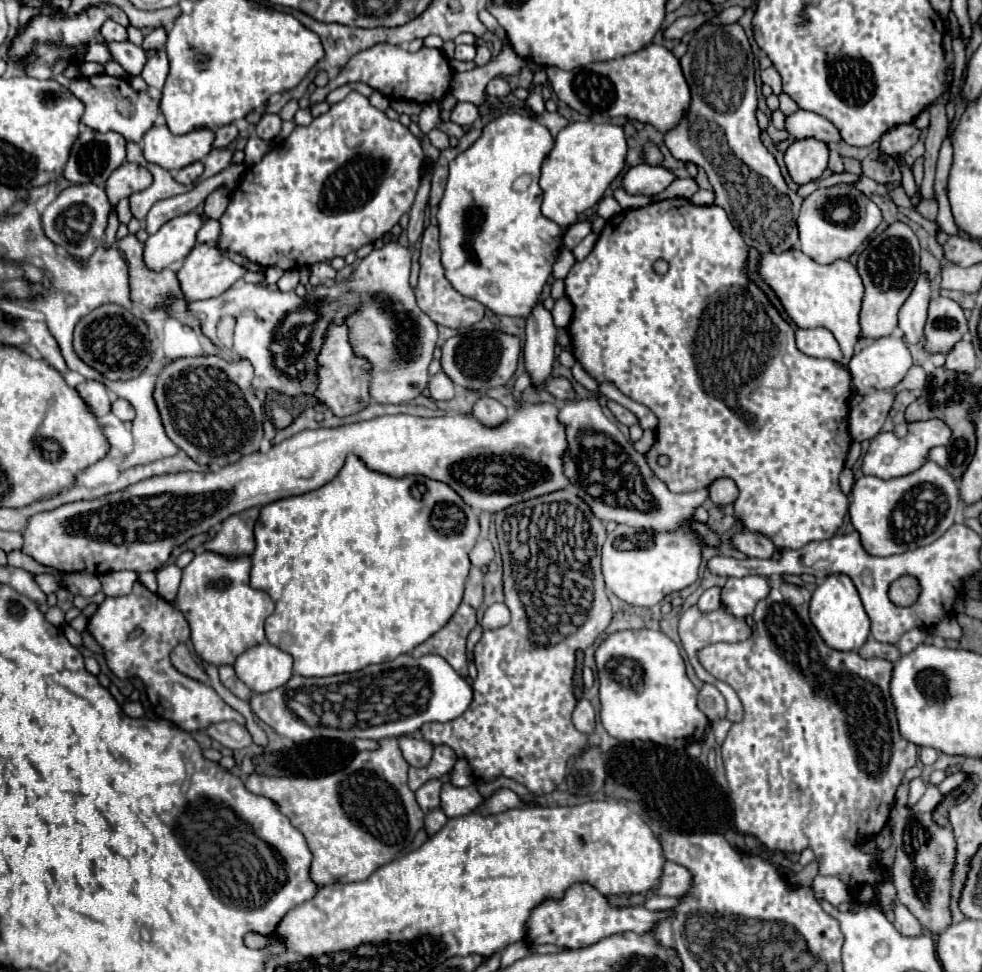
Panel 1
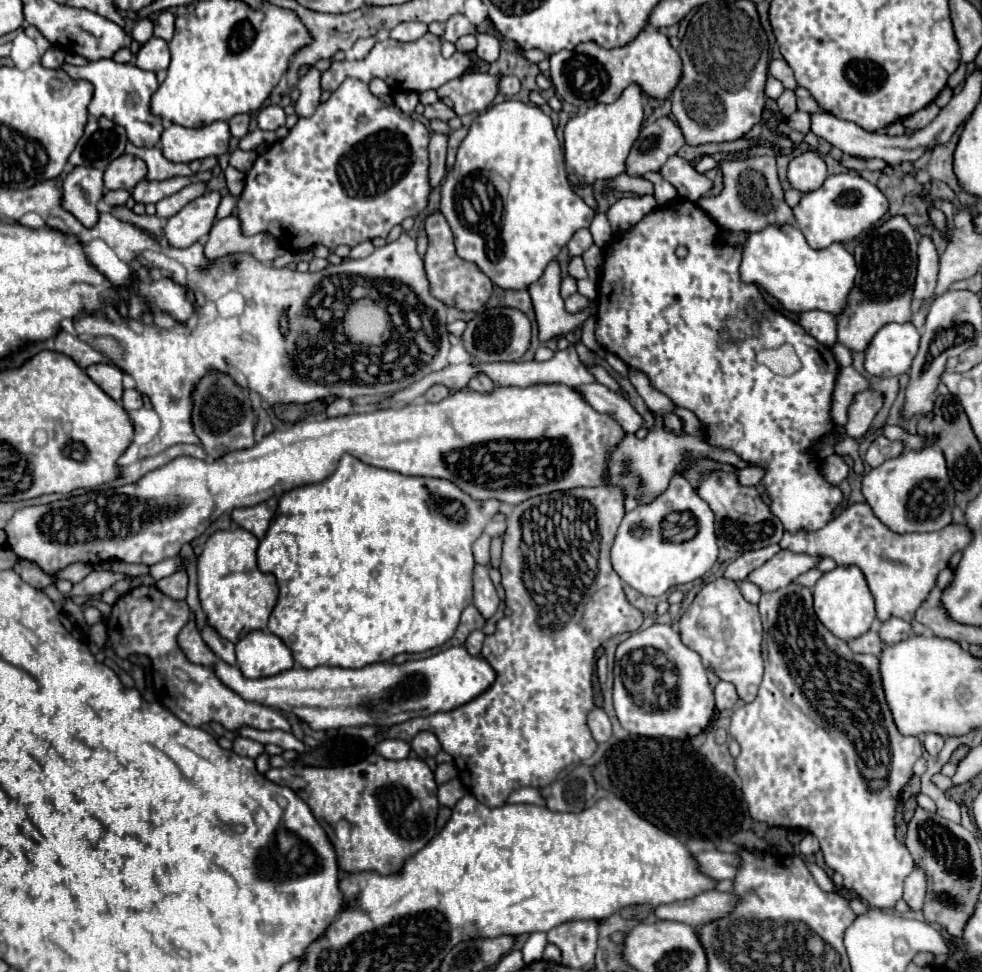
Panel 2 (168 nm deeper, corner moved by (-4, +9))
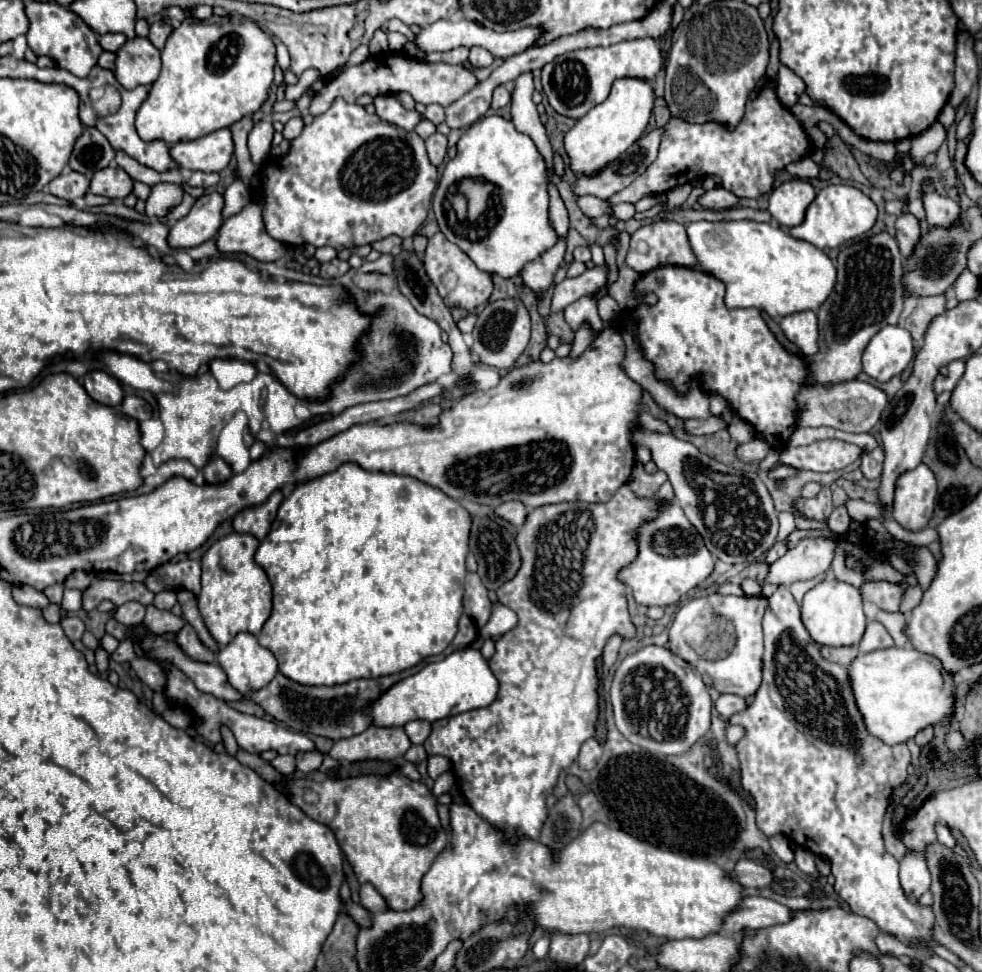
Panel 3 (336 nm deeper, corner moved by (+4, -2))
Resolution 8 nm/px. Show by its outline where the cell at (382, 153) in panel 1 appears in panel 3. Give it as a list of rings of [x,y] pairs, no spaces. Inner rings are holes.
[[[338,97],[326,113],[314,117],[314,121],[290,141],[290,151],[284,157],[264,161],[260,169],[260,183],[266,183],[266,191],[260,195],[262,219],[268,235],[290,247],[310,243],[314,247],[328,245],[342,251],[372,245],[388,235],[402,239],[414,237],[428,215],[436,181],[438,171],[428,163],[424,141],[414,131],[404,131],[382,119],[376,121],[376,115],[366,113],[362,105]]]

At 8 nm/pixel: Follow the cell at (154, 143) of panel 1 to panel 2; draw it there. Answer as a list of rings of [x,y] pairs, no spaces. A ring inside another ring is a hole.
[[[212,122],[202,128],[172,124],[162,134],[162,152],[172,162],[192,162],[208,156],[222,156],[230,148],[230,128],[226,122]]]

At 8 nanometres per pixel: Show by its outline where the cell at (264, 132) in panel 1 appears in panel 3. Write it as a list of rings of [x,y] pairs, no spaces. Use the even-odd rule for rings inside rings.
[[[266,119],[258,121],[254,125],[254,129],[250,131],[250,135],[248,135],[248,149],[250,149],[254,165],[260,165],[264,159],[268,159],[270,147],[272,147],[272,135],[274,135],[274,127]]]

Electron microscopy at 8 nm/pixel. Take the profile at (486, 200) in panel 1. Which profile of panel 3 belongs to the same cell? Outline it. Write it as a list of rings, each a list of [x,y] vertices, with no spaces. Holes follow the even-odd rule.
[[[500,115],[482,117],[460,137],[458,153],[446,163],[434,191],[432,209],[438,227],[448,241],[456,243],[480,271],[500,275],[504,279],[520,275],[526,263],[538,259],[560,241],[560,235],[554,231],[548,213],[550,193],[544,157],[528,135],[520,133],[510,119],[504,119]],[[466,177],[490,181],[504,193],[504,205],[500,213],[482,213],[476,219],[476,229],[472,229],[474,225],[470,223],[452,225],[448,213],[444,211],[444,197],[448,193],[448,187]]]

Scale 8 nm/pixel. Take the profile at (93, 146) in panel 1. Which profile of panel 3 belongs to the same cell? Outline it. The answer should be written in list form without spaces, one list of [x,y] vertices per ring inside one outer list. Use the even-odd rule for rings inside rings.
[[[84,127],[82,135],[74,145],[68,165],[78,173],[92,175],[108,167],[112,159],[114,159],[114,149],[108,143],[108,139],[94,127]]]

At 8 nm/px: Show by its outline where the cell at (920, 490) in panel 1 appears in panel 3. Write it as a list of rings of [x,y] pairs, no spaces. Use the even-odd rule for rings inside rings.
[[[926,463],[902,473],[896,479],[894,503],[890,517],[894,517],[906,531],[922,531],[934,515],[936,479]]]

